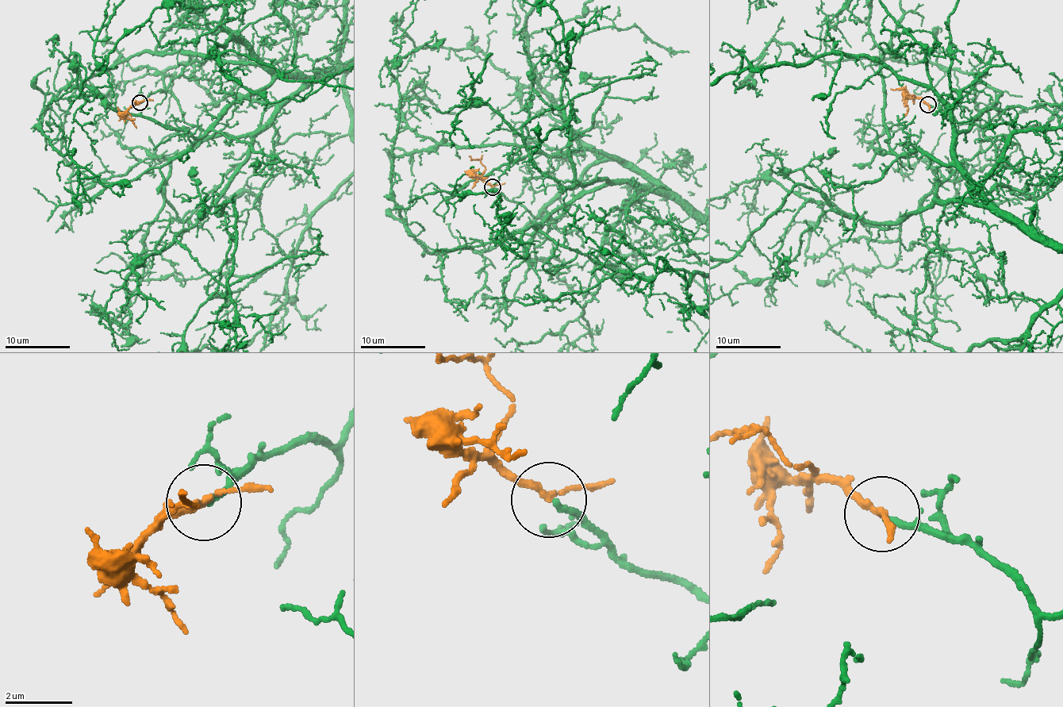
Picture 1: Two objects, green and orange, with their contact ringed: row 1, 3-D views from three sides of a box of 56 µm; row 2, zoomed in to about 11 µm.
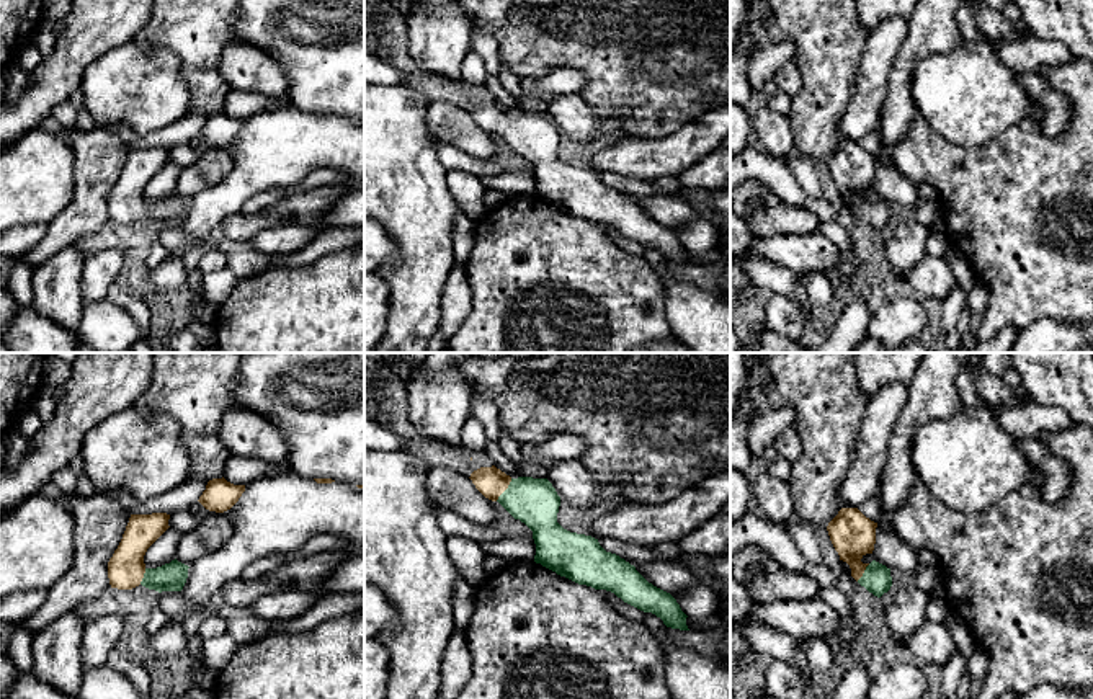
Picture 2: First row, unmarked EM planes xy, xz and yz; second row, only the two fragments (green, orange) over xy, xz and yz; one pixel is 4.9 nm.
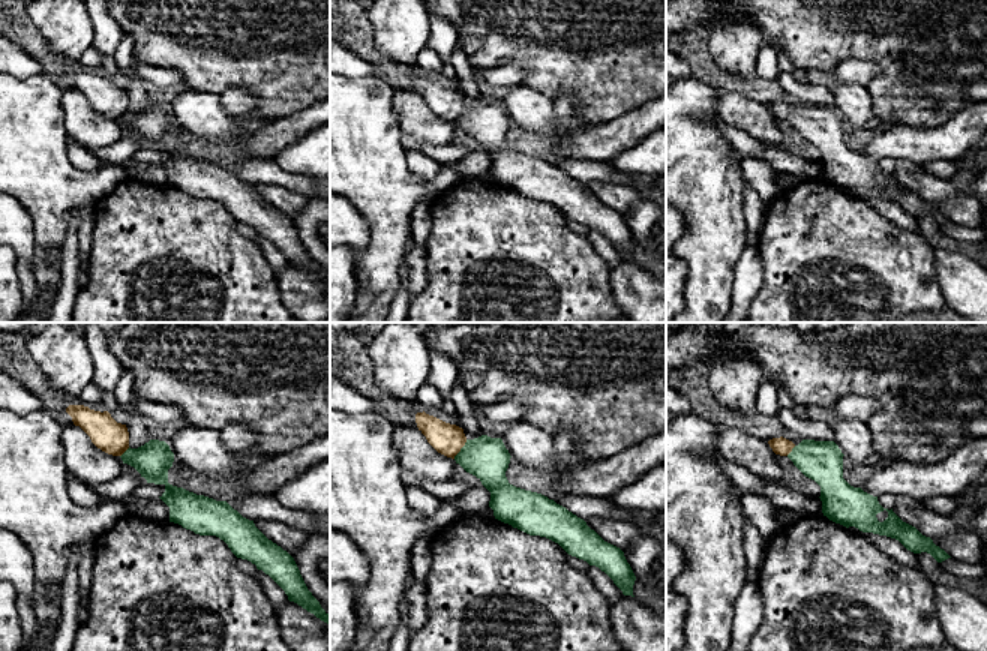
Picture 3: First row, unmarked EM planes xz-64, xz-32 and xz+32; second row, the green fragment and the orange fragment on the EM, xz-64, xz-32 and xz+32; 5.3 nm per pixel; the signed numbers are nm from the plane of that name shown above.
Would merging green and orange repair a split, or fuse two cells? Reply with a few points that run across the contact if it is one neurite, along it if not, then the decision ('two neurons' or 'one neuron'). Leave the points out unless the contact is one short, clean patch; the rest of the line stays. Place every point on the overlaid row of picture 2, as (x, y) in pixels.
line xz (535, 502), (505, 490), (490, 482); one neuron

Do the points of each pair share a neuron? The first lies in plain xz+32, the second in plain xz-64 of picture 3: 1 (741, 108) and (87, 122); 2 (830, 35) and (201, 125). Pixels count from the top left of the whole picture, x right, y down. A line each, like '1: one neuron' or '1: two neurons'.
1: one neuron
2: two neurons

